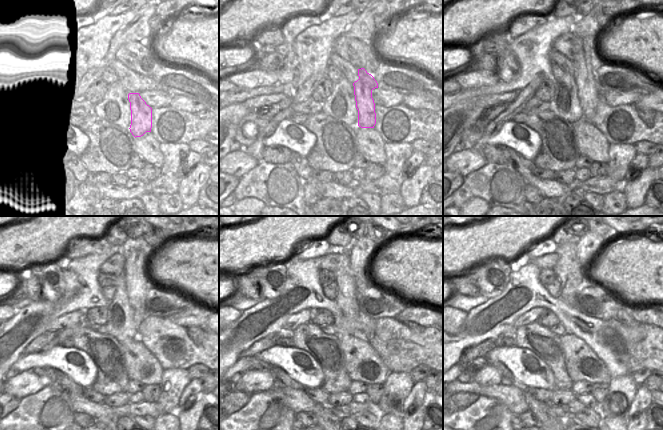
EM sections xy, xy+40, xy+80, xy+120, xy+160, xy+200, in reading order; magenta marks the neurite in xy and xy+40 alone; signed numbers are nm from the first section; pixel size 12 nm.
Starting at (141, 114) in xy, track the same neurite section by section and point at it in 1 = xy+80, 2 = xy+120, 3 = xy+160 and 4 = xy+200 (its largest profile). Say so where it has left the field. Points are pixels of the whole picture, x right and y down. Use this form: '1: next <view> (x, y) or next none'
1: next xy+80 (588, 93)
2: next xy+120 (136, 251)
3: next xy+160 (360, 250)
4: next xy+200 (588, 245)

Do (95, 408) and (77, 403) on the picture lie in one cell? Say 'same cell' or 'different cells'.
same cell

